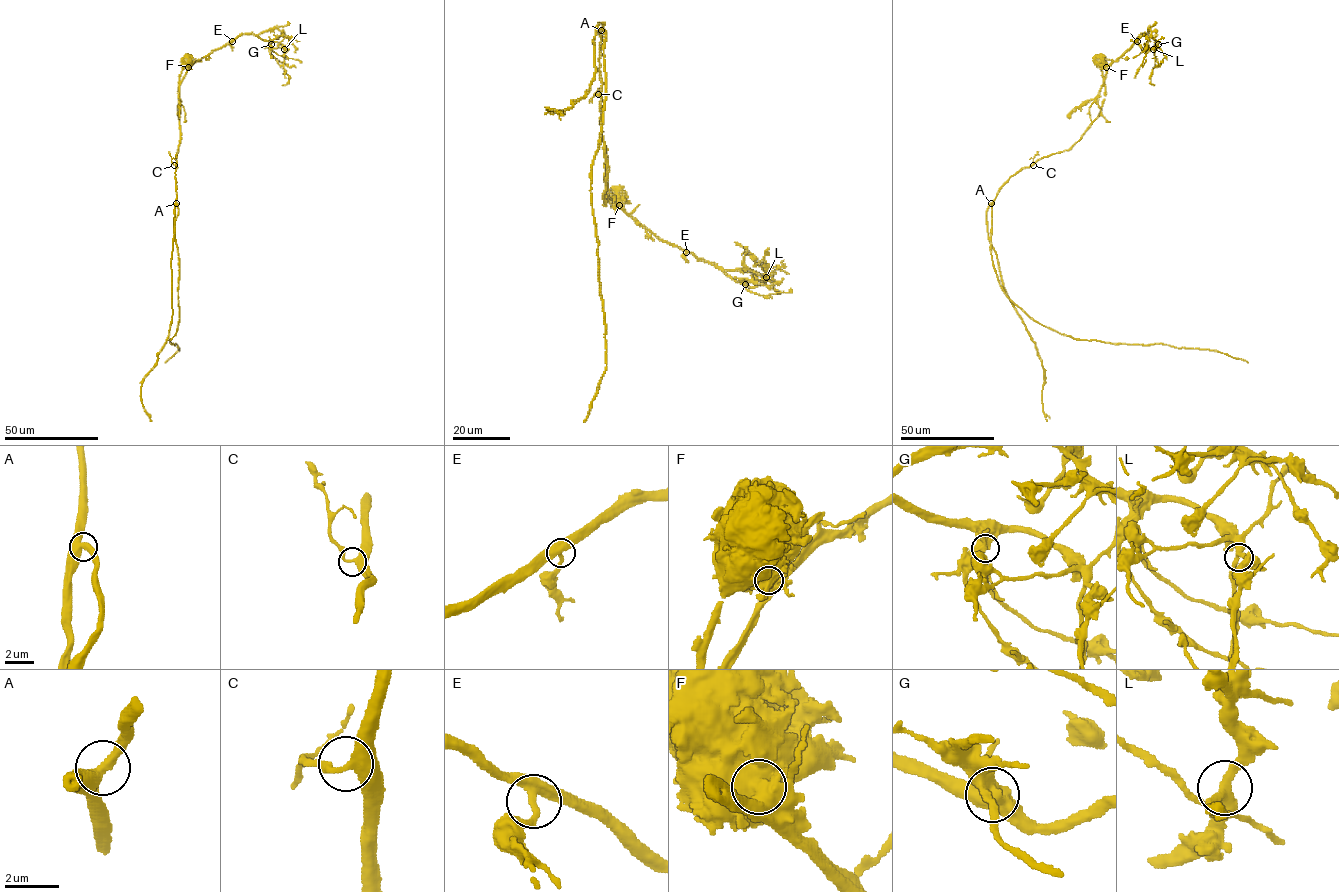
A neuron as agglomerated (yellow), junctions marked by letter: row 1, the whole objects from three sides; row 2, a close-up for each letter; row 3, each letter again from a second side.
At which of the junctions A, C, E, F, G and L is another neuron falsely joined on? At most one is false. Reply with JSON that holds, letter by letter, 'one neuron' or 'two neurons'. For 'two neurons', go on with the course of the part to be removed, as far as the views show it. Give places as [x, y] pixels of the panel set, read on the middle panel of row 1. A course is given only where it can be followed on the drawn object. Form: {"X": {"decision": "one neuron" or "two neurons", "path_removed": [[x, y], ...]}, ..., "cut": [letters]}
{"A": {"decision": "one neuron"}, "C": {"decision": "one neuron"}, "E": {"decision": "one neuron"}, "F": {"decision": "two neurons", "path_removed": [[620, 205], [656, 236], [722, 268], [735, 280], [755, 287], [766, 276], [773, 274], [762, 279]]}, "G": {"decision": "one neuron"}, "L": {"decision": "one neuron"}, "cut": ["F"]}

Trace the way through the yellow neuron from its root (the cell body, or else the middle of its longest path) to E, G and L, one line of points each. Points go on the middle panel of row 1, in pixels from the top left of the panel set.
E: (615, 197), (628, 214), (656, 236), (686, 252)
G: (615, 197), (628, 214), (656, 236), (715, 264), (745, 284)
L: (615, 197), (628, 214), (656, 236), (715, 264), (735, 280), (755, 287), (766, 277)

